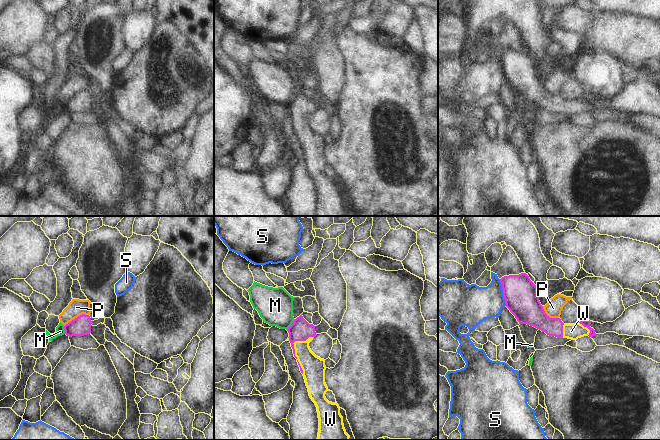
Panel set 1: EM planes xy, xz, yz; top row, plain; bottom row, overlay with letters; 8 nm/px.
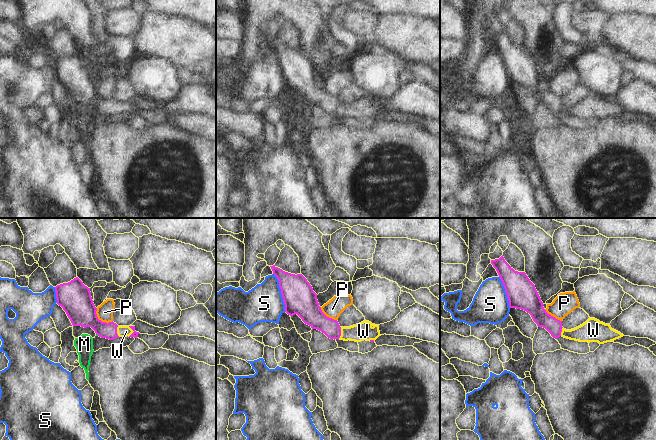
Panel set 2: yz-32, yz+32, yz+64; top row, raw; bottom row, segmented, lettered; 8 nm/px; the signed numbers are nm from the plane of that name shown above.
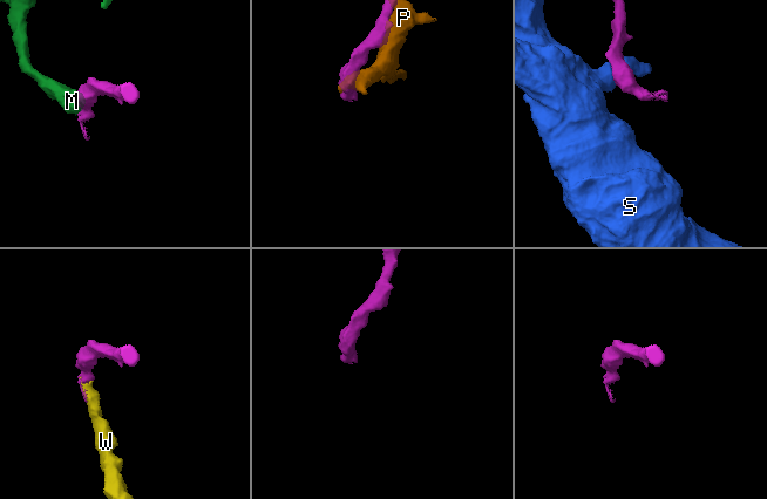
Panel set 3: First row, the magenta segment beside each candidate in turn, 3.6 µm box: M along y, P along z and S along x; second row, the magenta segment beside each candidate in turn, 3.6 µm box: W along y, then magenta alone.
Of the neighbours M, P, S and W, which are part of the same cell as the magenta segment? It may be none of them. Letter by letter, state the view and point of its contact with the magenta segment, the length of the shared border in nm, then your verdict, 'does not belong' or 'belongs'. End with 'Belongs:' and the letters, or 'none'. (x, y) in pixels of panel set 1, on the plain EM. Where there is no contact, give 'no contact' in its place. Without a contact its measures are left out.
M: meets magenta in xz at (292, 100); contact 120 nm long; does not belong
P: meets magenta in xy at (77, 93); contact 220 nm long; does not belong
S: meets magenta in yz at (503, 68); contact 220 nm long; does not belong
W: meets magenta in xz at (293, 124); contact 320 nm long; belongs
Belongs: W

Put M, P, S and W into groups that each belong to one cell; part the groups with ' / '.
M P / S / W

